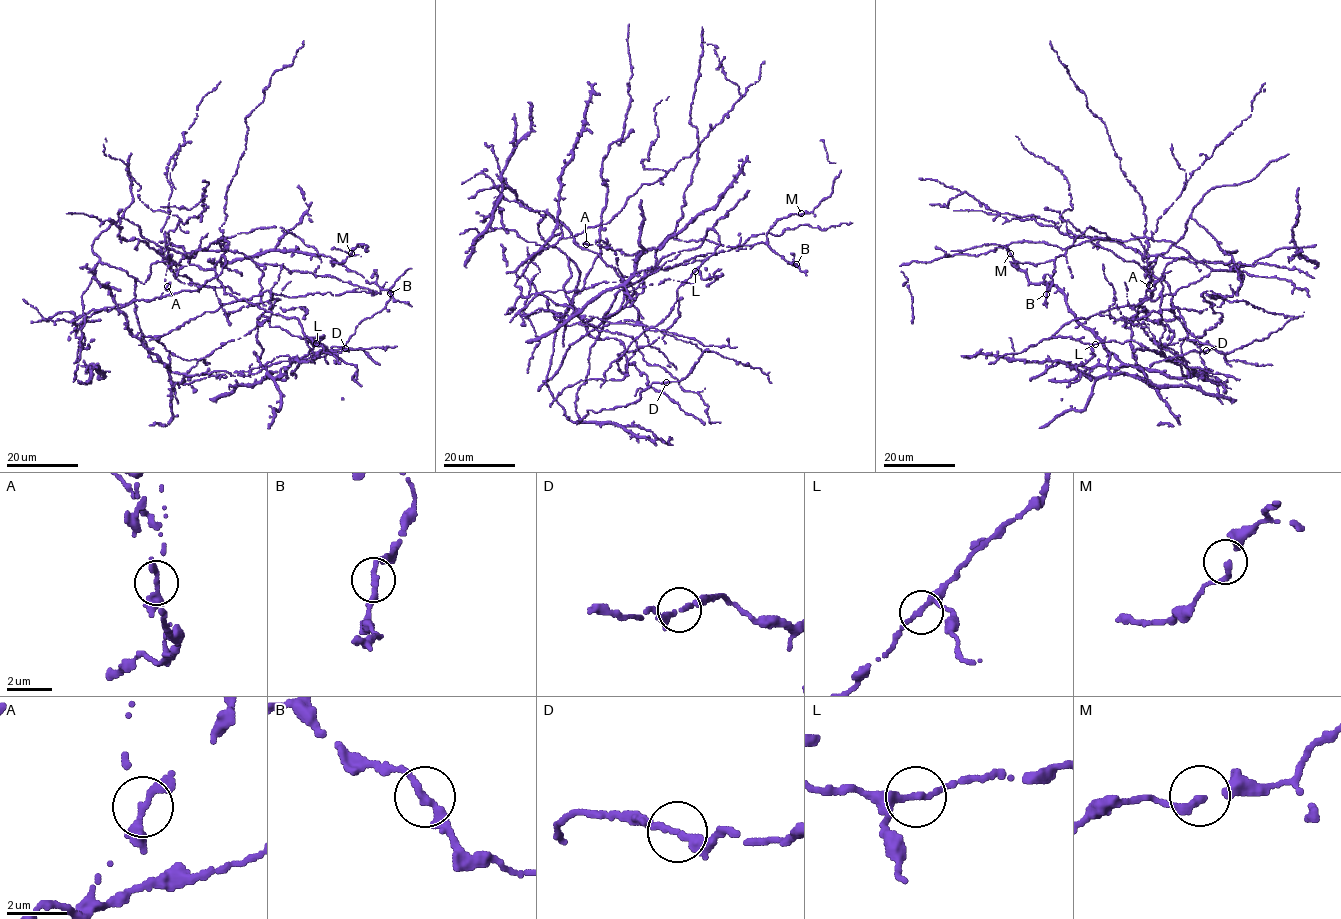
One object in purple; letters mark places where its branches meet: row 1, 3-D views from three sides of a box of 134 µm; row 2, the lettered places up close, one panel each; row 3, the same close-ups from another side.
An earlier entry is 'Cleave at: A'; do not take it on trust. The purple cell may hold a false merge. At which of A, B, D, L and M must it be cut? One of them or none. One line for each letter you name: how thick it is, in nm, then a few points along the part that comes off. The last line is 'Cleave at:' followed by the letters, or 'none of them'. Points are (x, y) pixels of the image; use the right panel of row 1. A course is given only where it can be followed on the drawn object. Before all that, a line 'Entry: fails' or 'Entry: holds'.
Entry: holds
A: 240 nm | (1149, 285), (1147, 240), (1157, 219), (1192, 173), (1251, 114), (1252, 101), (1260, 88), (1264, 91)
Cleave at: A

